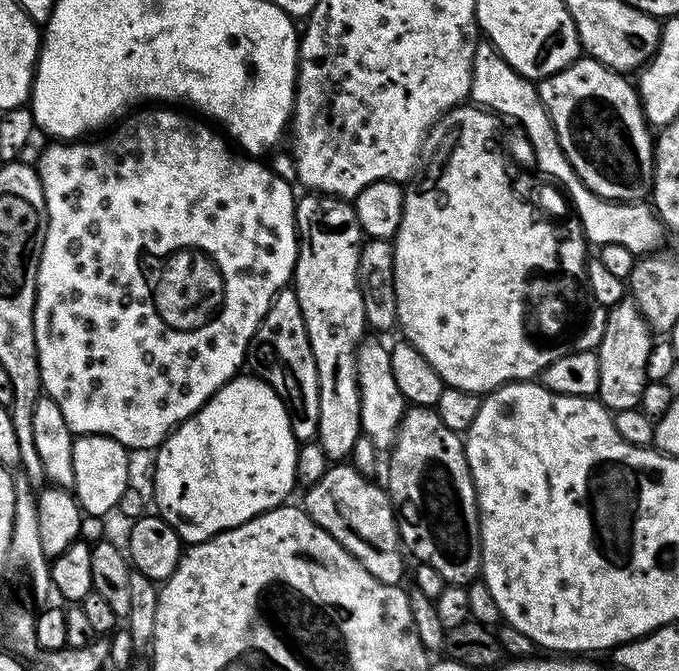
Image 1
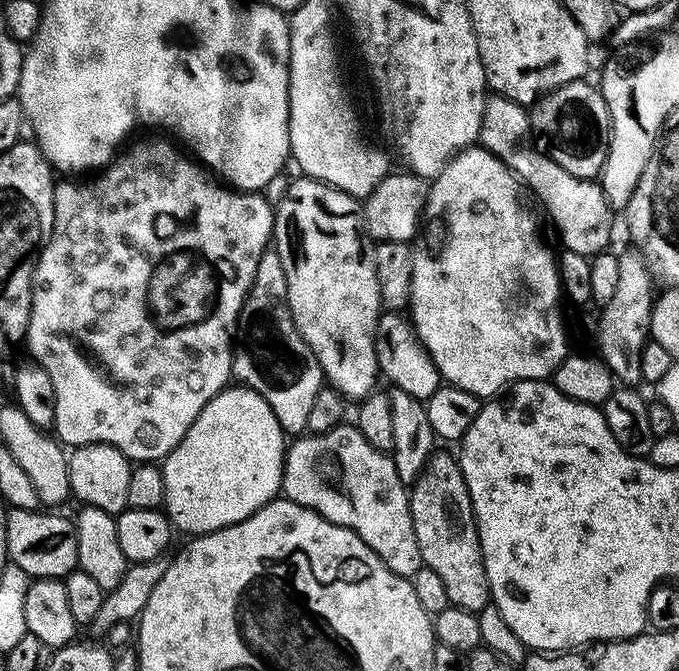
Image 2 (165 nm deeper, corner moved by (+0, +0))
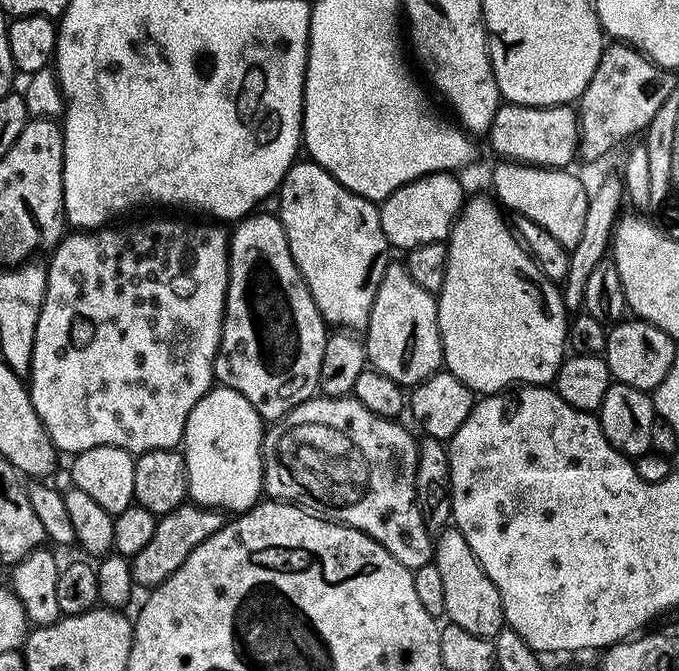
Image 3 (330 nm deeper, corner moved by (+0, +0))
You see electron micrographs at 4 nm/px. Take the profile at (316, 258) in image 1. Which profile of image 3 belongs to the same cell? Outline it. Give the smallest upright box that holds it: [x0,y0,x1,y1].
[278,160,390,330]

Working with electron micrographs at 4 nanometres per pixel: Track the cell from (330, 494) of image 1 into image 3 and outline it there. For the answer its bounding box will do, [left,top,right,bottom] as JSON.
[264,394,434,569]

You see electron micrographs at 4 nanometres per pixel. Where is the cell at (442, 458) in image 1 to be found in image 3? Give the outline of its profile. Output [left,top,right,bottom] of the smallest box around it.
[434,526,506,638]

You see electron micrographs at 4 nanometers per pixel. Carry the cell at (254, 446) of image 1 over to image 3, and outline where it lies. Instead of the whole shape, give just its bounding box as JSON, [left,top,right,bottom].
[182,386,265,514]

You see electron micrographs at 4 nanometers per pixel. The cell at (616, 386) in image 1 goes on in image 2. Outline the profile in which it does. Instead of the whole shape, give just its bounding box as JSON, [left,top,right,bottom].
[598,246,654,386]

